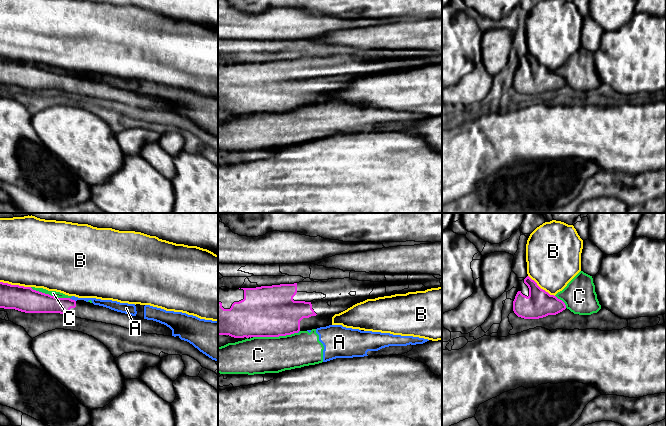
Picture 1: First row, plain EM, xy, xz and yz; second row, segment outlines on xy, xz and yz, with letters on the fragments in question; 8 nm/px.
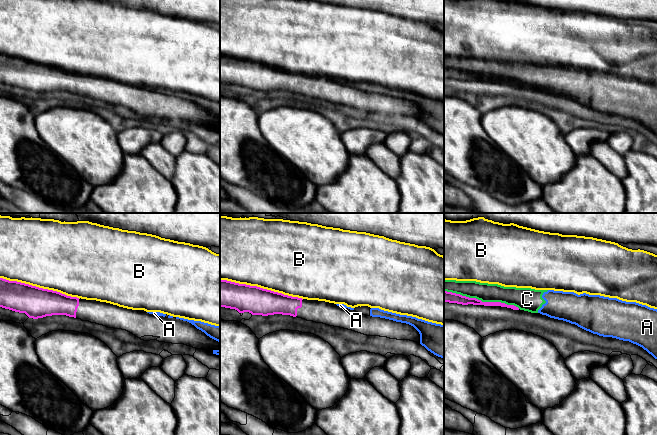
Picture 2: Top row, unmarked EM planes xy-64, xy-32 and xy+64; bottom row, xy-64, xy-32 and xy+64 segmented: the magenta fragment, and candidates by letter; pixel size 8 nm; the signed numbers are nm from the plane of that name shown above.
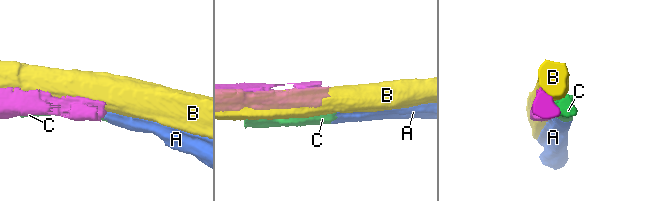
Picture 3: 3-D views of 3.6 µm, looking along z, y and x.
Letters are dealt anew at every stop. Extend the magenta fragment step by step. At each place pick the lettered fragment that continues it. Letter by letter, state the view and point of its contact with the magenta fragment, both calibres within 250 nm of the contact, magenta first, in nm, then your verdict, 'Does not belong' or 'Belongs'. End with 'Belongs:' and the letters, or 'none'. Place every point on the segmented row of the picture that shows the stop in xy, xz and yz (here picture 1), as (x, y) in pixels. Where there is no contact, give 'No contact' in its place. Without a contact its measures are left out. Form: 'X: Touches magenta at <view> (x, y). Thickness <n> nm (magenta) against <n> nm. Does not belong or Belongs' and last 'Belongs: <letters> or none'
A: Touches magenta at xy (71, 299). Thickness 160 nm (magenta) against 50 nm. Does not belong
B: Touches magenta at xy (15, 285). Thickness 200 nm (magenta) against 460 nm. Does not belong
C: Touches magenta at xz (276, 336). Thickness 420 nm (magenta) against 300 nm. Does not belong
Belongs: none

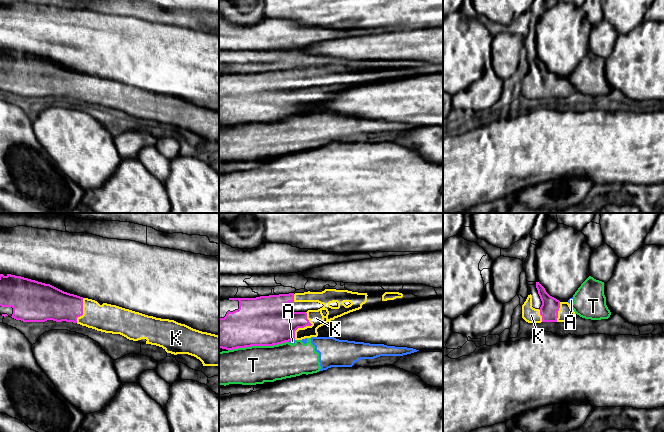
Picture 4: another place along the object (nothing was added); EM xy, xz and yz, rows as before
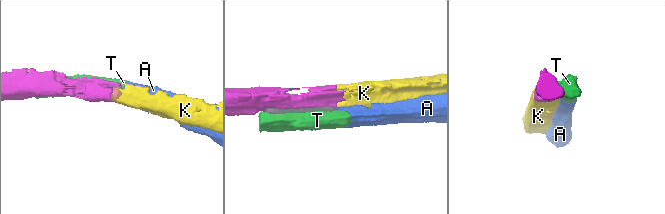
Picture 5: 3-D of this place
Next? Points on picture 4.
A: Touches magenta at xz (291, 339). Thickness 380 nm (magenta) against 30 nm. Does not belong
K: Touches magenta at xz (305, 326). Thickness 320 nm (magenta) against 120 nm. Belongs
T: Touches magenta at xz (258, 345). Thickness 400 nm (magenta) against 300 nm. Does not belong
Belongs: K

